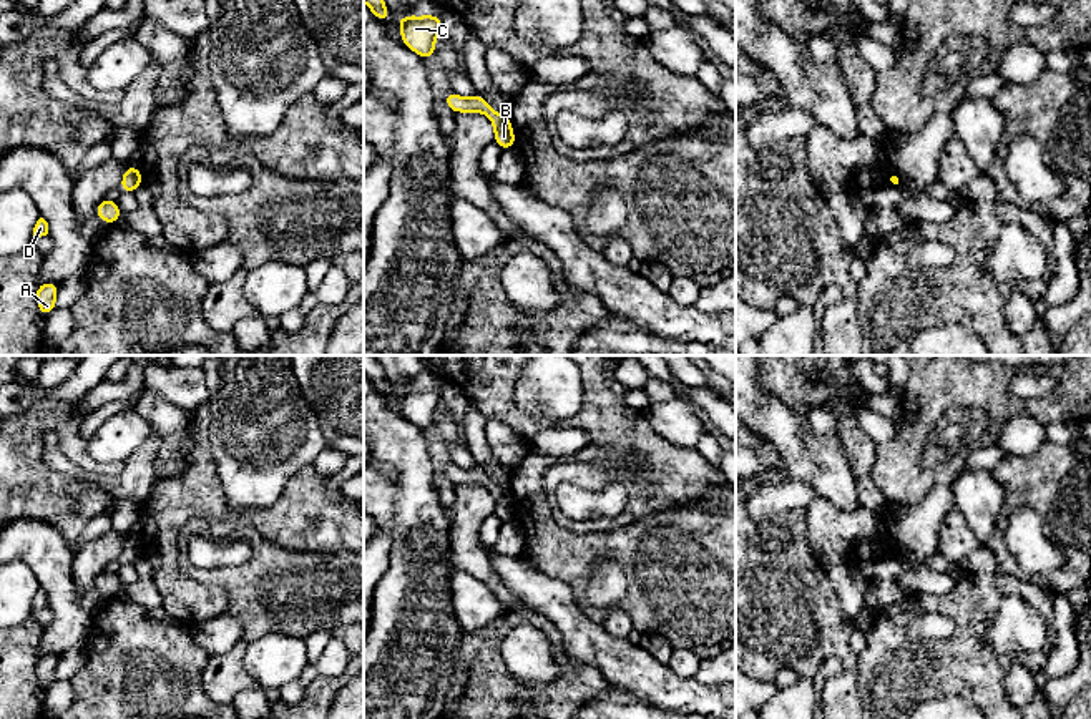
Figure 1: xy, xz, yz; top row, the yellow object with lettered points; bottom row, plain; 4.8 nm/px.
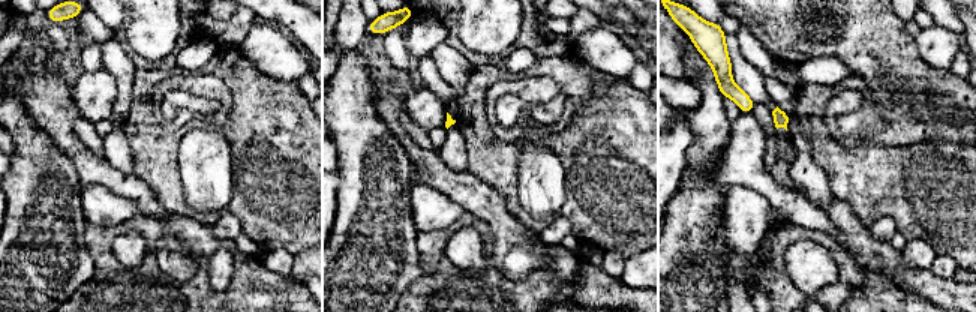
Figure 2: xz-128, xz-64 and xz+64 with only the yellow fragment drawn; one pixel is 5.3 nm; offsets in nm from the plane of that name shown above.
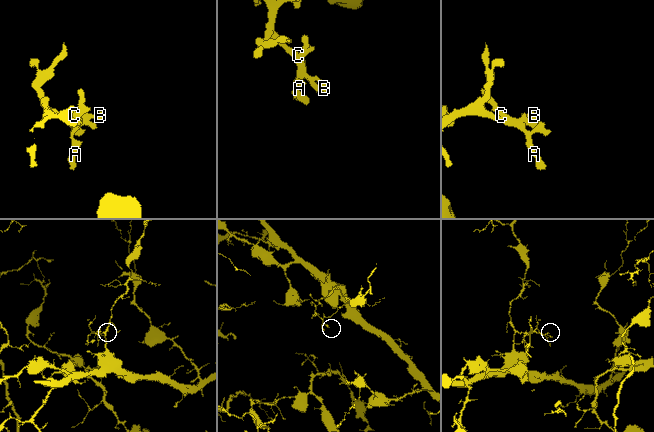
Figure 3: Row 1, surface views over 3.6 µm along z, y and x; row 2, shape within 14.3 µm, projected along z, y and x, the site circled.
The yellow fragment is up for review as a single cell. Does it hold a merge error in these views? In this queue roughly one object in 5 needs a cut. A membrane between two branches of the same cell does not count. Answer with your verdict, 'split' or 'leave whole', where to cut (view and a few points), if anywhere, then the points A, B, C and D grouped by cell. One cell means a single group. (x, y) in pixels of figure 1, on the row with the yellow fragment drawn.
leave whole; cut none; groups A B C D

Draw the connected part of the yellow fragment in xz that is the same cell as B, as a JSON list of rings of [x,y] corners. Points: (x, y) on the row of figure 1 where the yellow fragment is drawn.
[[[453,91],[447,93],[442,100],[455,115],[457,113],[482,113],[490,118],[495,136],[493,141],[501,148],[501,149],[511,149],[516,146],[516,138],[513,135],[513,126],[511,120],[508,115],[498,113],[493,110],[485,96],[475,95],[470,98],[463,98]]]

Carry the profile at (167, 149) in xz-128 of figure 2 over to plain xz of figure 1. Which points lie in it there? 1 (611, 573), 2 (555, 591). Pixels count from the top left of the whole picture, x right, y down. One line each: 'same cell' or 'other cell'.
1: other cell
2: other cell

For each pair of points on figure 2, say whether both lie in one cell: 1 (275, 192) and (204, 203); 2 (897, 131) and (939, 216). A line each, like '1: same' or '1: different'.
1: different
2: different

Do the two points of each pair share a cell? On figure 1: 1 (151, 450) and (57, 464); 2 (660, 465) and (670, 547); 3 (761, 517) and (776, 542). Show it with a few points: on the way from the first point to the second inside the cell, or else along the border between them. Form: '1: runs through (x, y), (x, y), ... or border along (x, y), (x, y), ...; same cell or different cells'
1: runs through (130, 474), (122, 482), (102, 482), (80, 472); same cell
2: border along (703, 498), (693, 503), (666, 507), (628, 523); different cells
3: border along (771, 528), (761, 533); different cells

